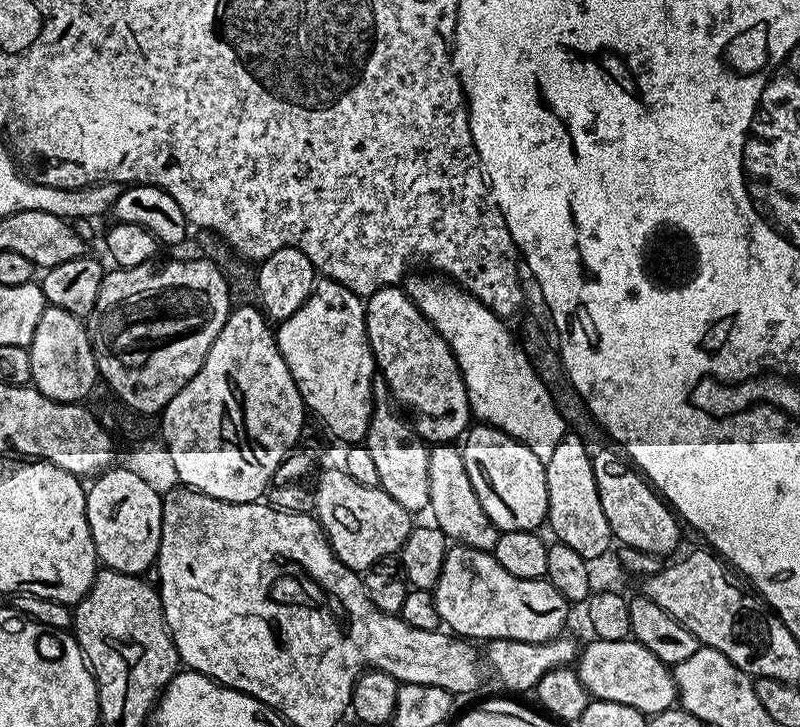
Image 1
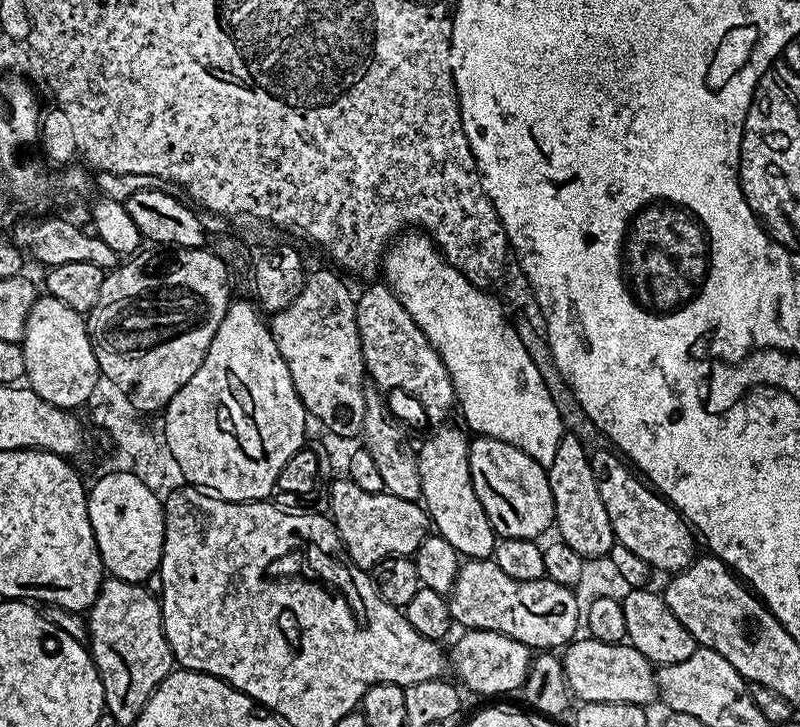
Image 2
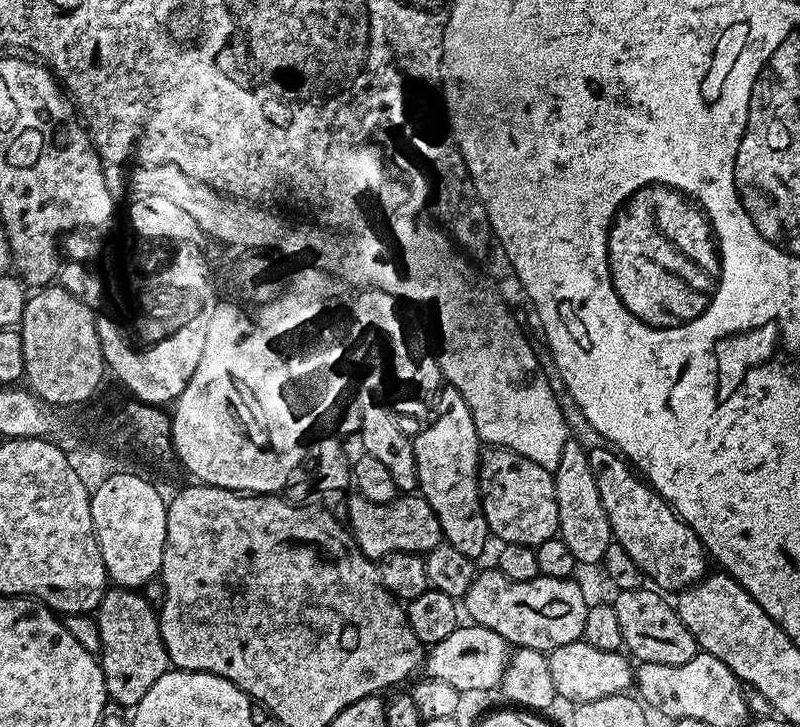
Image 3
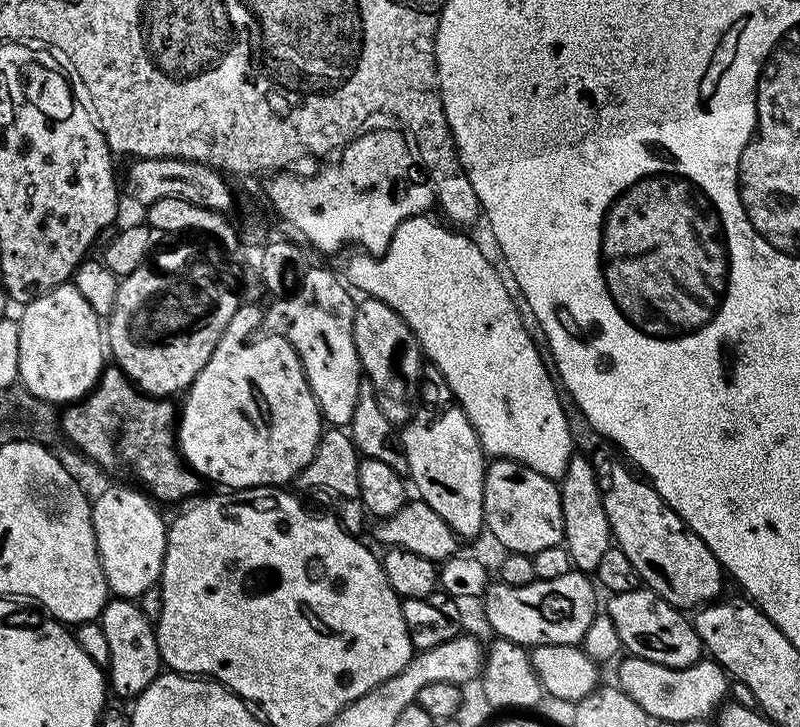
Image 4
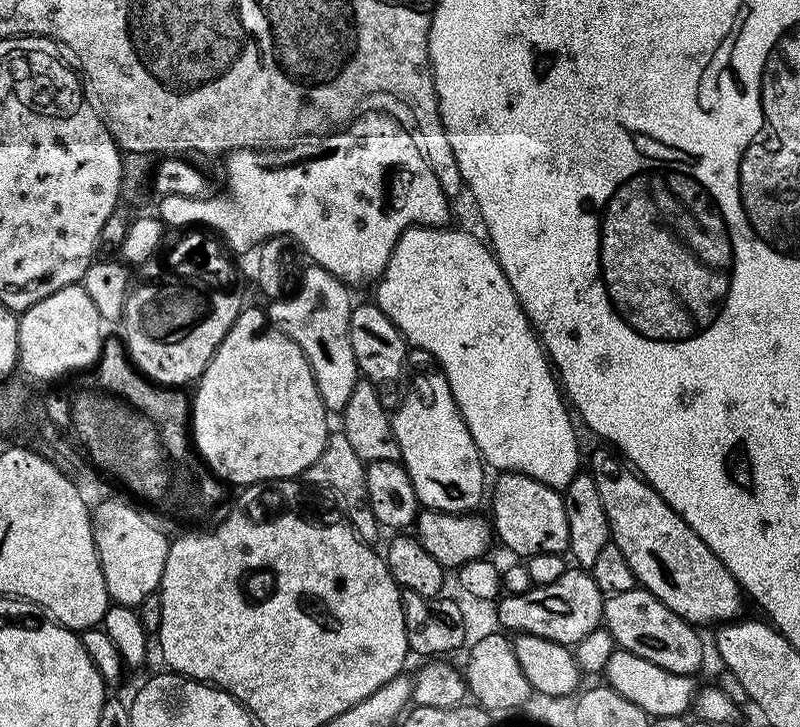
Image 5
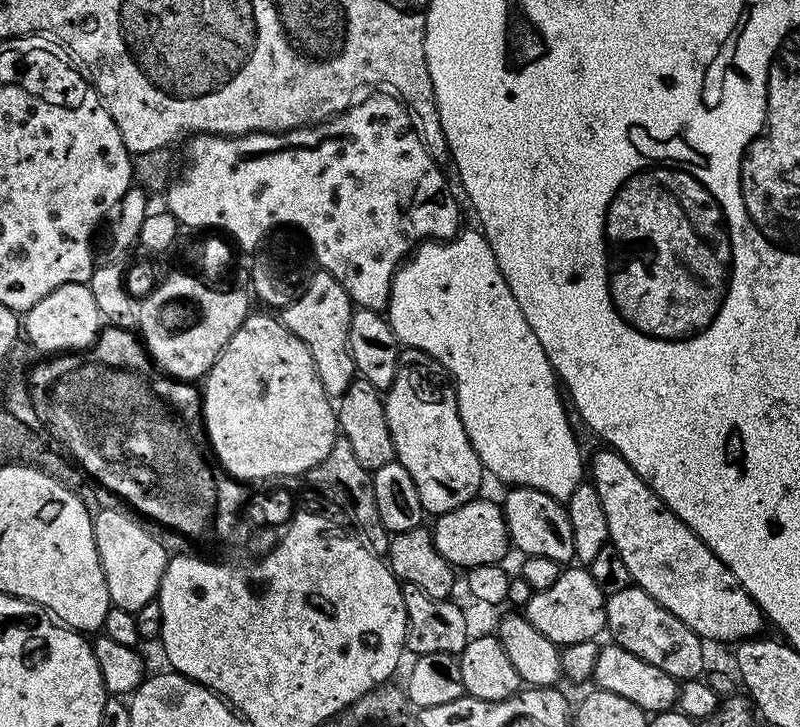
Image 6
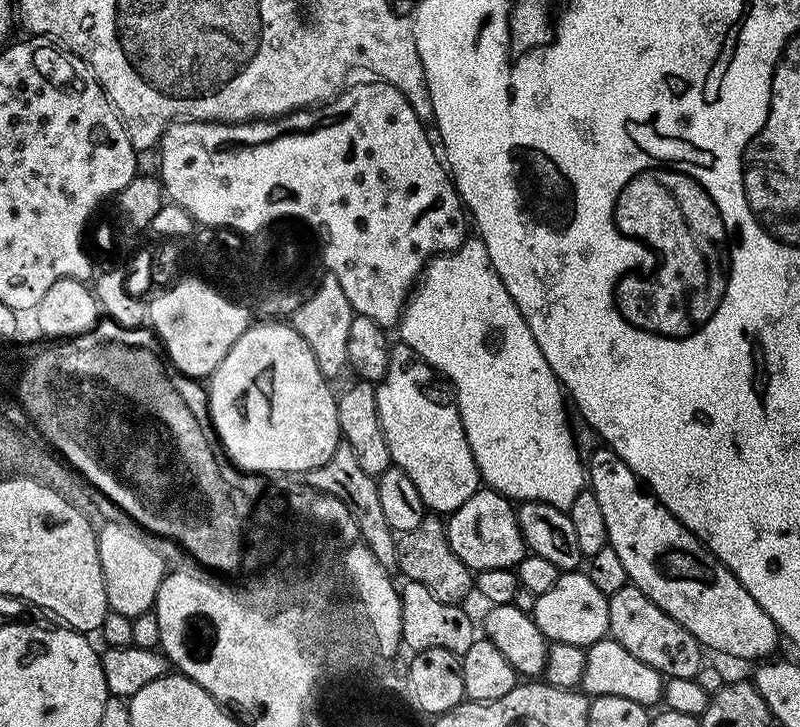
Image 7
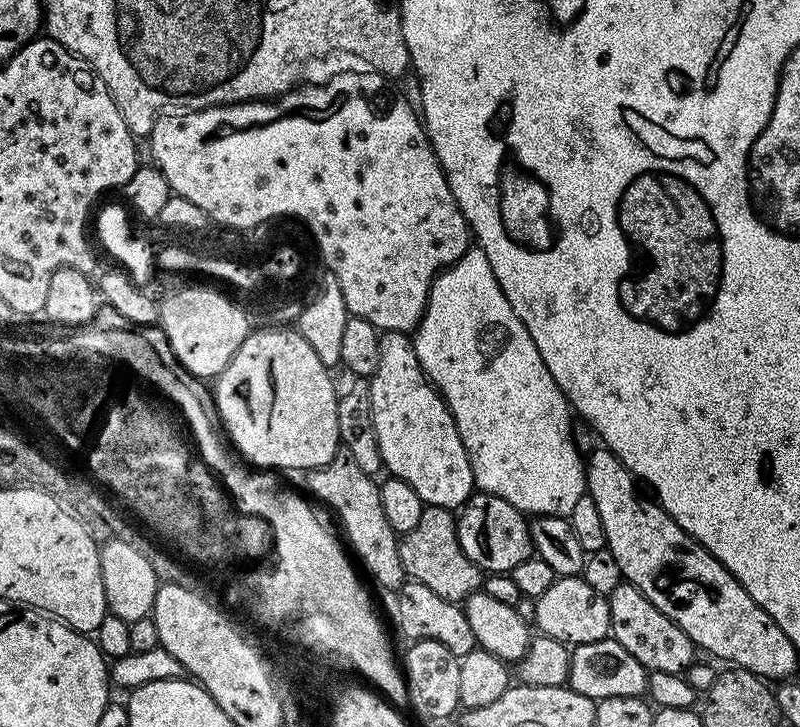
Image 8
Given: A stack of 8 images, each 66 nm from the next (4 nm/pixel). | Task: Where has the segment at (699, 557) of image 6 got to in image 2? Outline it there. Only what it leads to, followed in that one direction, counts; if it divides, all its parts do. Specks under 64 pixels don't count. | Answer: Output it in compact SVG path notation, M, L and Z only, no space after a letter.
M593 451L590 459L598 494L602 494L602 506L606 506L616 543L638 554L638 558L642 558L642 562L646 562L657 573L675 574L687 568L697 555L697 541L688 521L663 496L653 491L615 451L608 451Z

